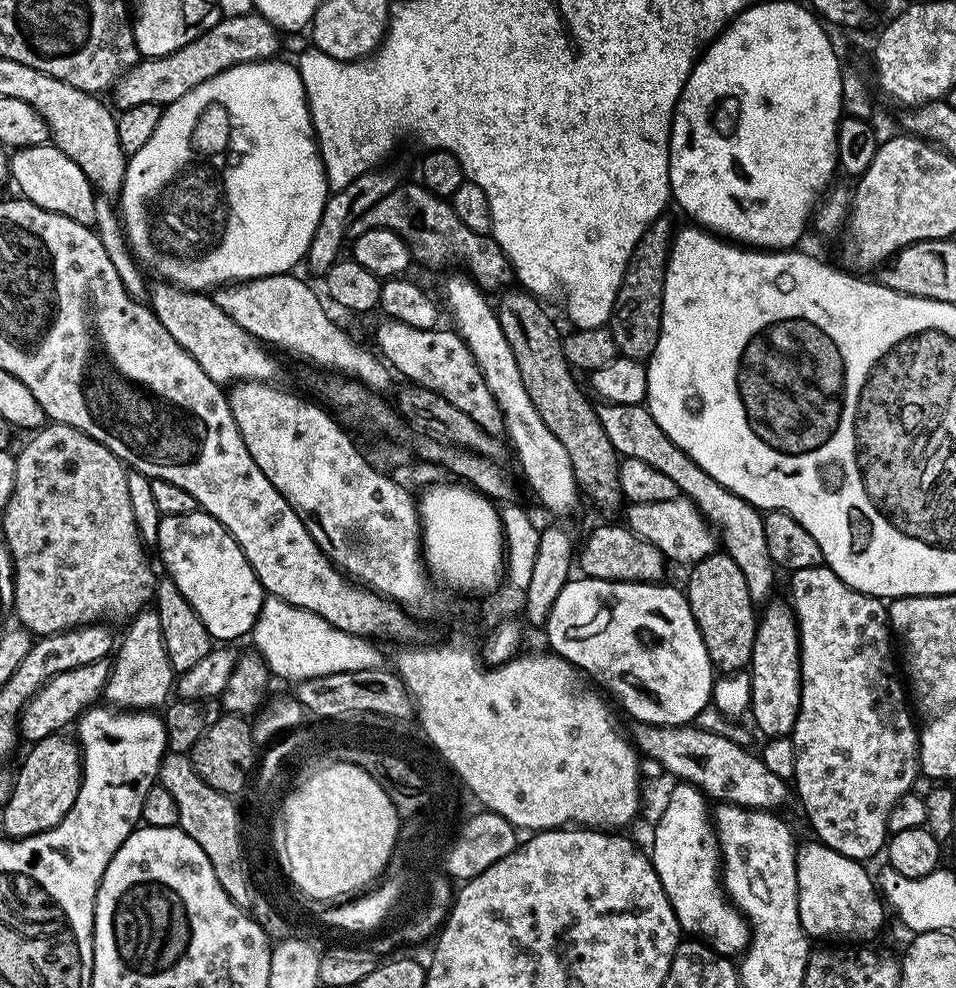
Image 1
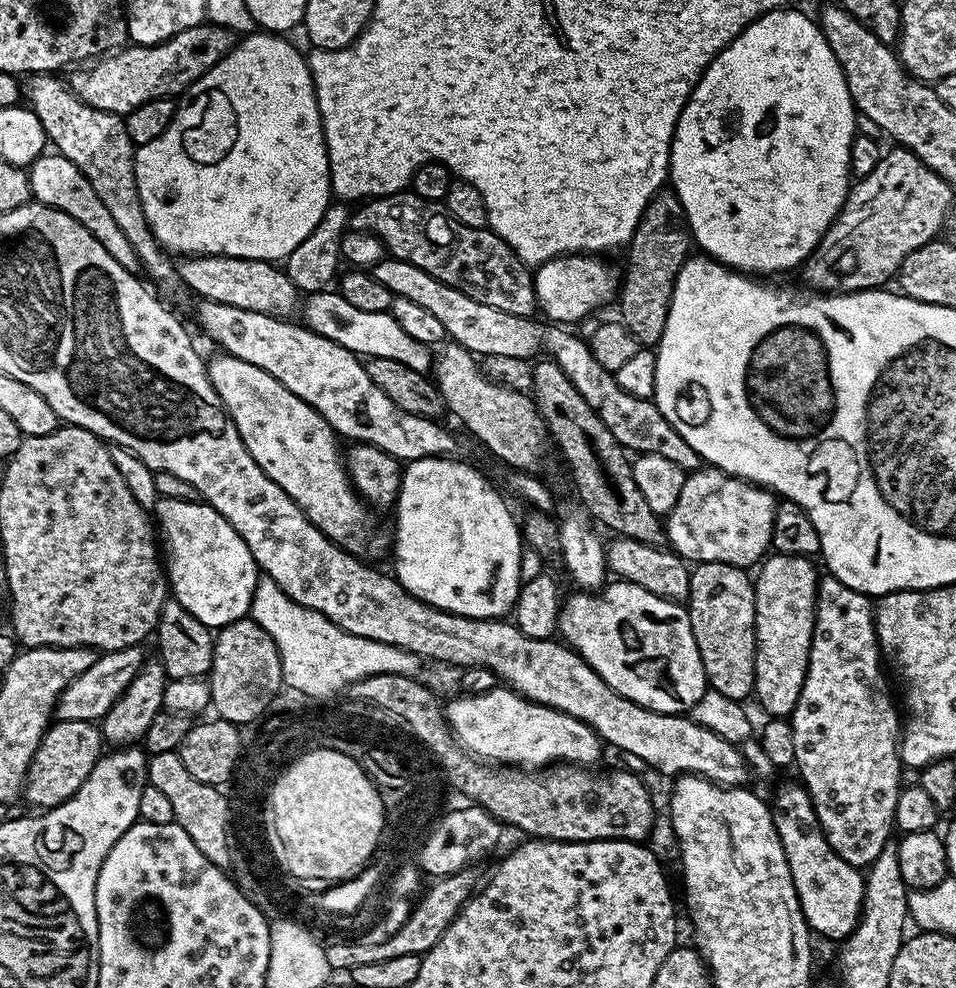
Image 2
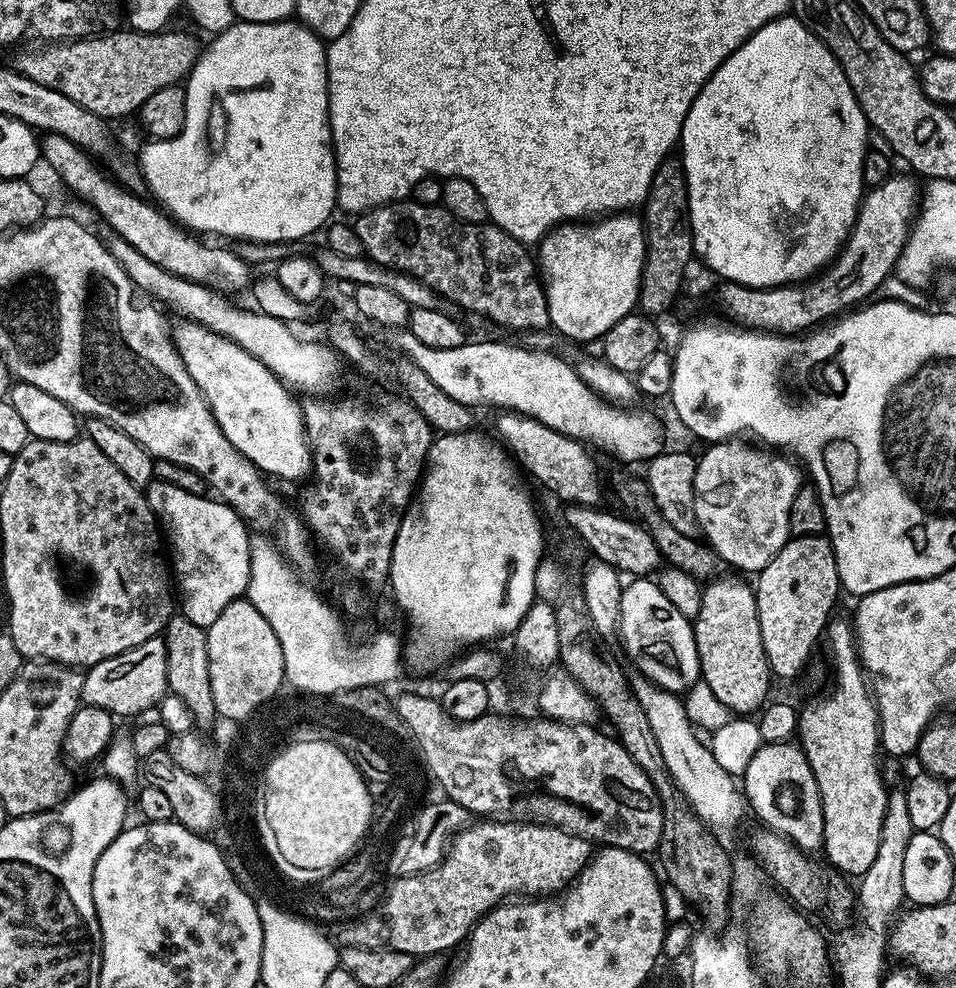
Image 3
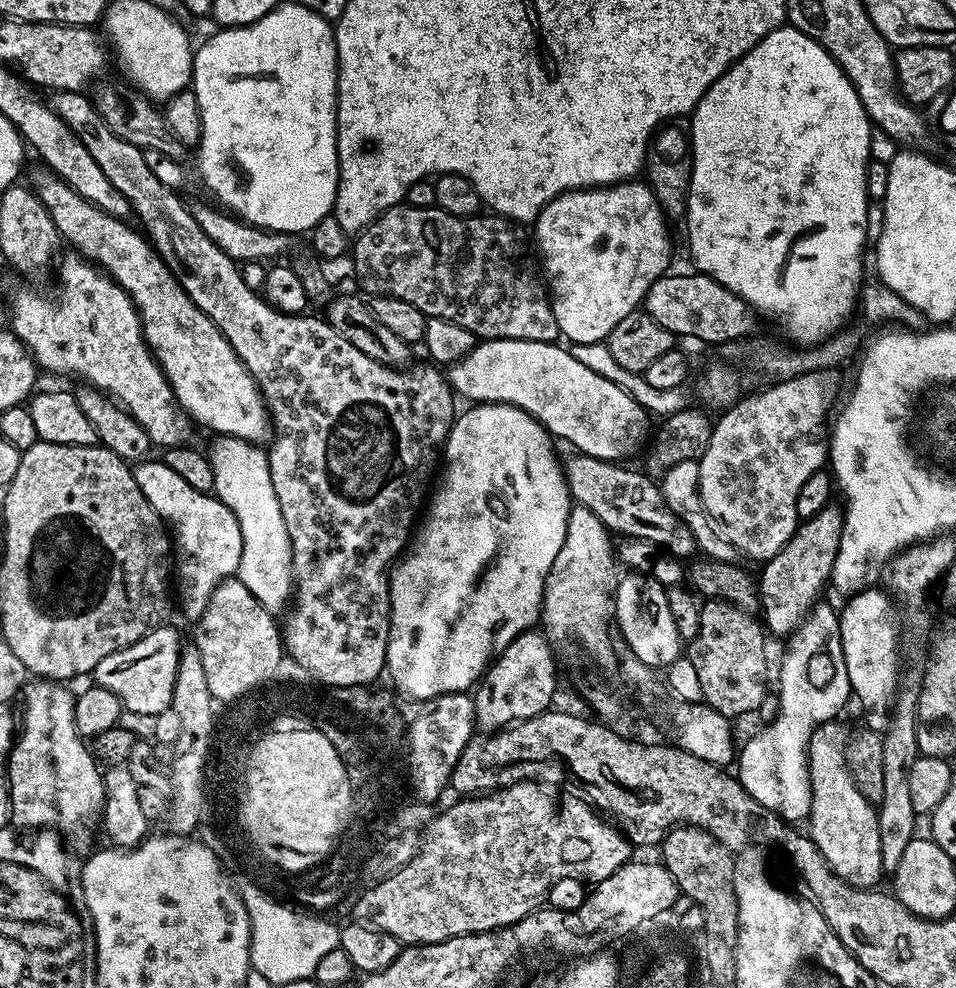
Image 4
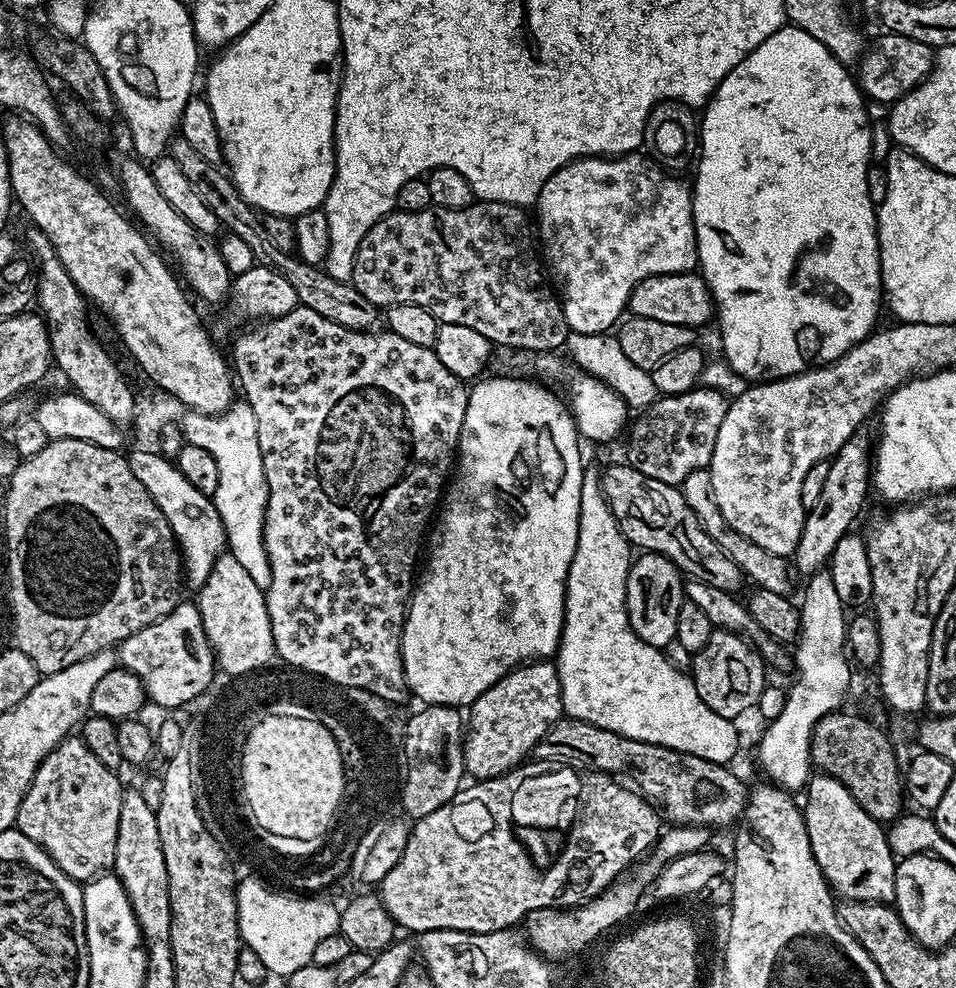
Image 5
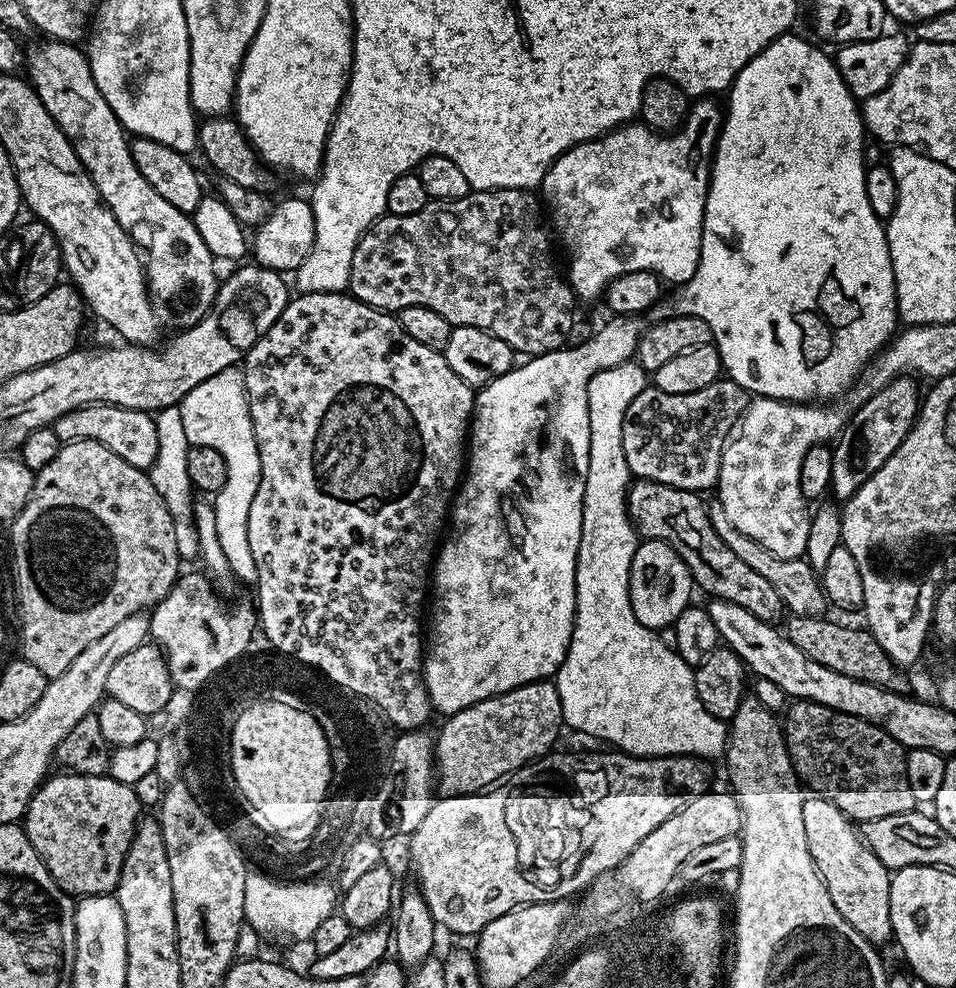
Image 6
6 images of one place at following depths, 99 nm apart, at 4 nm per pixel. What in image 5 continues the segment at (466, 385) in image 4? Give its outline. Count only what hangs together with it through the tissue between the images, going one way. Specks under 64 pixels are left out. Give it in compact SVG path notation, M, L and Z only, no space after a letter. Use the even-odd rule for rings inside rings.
M541 353L533 359L535 370L542 376L540 378L564 384L568 394L566 400L569 411L576 424L577 432L585 441L608 442L614 439L623 426L625 429L630 418L630 410L625 401L612 388L605 386L601 380L595 379L576 365L566 360L564 362L558 357L559 355L553 353Z

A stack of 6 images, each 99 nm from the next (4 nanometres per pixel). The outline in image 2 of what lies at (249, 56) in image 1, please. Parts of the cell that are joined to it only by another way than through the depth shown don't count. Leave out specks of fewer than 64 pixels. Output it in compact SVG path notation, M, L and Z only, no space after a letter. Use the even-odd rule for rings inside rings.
M203 22L174 34L160 44L129 43L111 54L99 57L87 66L69 71L66 83L72 93L88 106L125 117L146 102L176 98L187 92L199 76L209 72L233 47L232 32L220 25Z

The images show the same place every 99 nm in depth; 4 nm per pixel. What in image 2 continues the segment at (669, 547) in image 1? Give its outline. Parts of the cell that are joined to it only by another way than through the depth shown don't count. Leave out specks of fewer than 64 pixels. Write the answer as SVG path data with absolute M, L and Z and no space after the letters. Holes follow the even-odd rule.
M701 467L685 475L678 502L666 513L666 540L672 551L689 562L726 562L745 570L759 565L769 555L774 534L774 514L777 497L767 488L749 484L739 476L730 476L720 468Z

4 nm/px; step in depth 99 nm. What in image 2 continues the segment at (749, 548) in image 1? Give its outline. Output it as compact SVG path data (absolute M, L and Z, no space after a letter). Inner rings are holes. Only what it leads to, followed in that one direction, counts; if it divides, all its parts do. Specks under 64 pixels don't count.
M385 255L370 271L374 278L378 278L378 282L382 282L382 286L386 286L386 290L392 292L393 296L406 298L417 306L424 307L428 313L436 315L442 321L447 339L451 343L460 344L477 358L501 356L504 360L529 359L528 361L531 361L533 358L544 357L553 360L558 366L562 366L566 378L570 378L570 382L574 382L574 390L578 390L578 394L582 394L582 398L586 398L586 402L590 402L590 406L596 411L598 418L602 418L602 422L606 422L610 434L614 434L616 441L629 453L658 454L662 458L674 462L674 466L685 470L696 470L701 467L702 461L698 453L692 449L690 442L686 442L686 438L682 438L682 434L678 434L678 430L674 430L674 426L670 426L670 422L666 422L663 414L656 409L655 403L652 400L634 398L634 394L626 394L626 390L622 390L622 386L618 386L615 375L608 372L606 366L598 363L598 358L594 358L591 343L585 337L583 340L582 337L575 336L572 333L575 331L555 322L545 322L543 319L531 316L506 314L506 310L494 310L494 306L485 306L482 302L474 302L474 298L462 294L462 290L454 290L454 286L446 286L446 282L438 282L438 278L434 278L434 274L426 274L426 270L418 270L418 266L414 266L410 262L402 262L390 255Z

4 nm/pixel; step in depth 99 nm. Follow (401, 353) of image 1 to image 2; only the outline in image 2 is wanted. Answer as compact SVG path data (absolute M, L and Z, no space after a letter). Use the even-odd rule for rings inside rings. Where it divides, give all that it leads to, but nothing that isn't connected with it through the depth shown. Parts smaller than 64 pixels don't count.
M445 343L434 356L434 383L444 400L445 409L453 412L464 423L464 428L472 436L477 436L494 455L501 465L521 470L532 470L544 456L544 440L546 429L544 420L537 412L531 395L519 392L516 388L507 388L504 384L495 384L484 377L484 372L479 368L477 357L467 352L460 344Z

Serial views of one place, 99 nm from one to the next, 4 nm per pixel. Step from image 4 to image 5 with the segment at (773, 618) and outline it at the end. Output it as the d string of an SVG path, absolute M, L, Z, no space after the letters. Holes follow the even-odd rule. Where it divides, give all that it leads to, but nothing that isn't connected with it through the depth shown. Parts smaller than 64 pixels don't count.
M857 434L845 440L844 445L831 457L826 474L826 483L818 502L807 509L802 526L802 534L798 538L798 546L794 553L794 568L801 572L802 577L808 578L813 572L823 569L834 554L834 546L843 536L853 531L852 523L860 516L864 503L868 500L868 488L873 487L872 474L874 471L874 452L870 440L863 434Z

